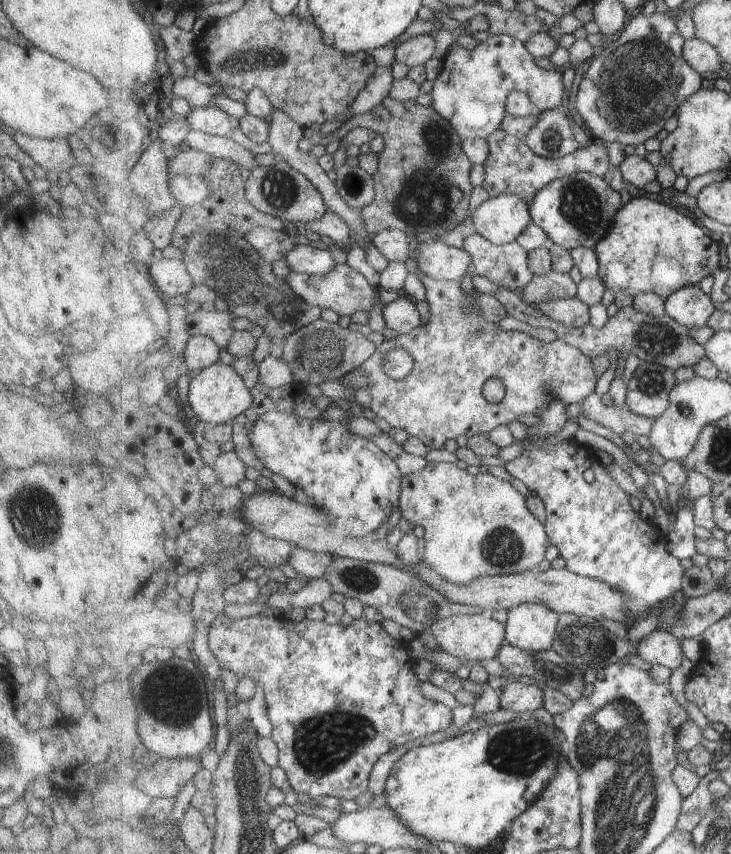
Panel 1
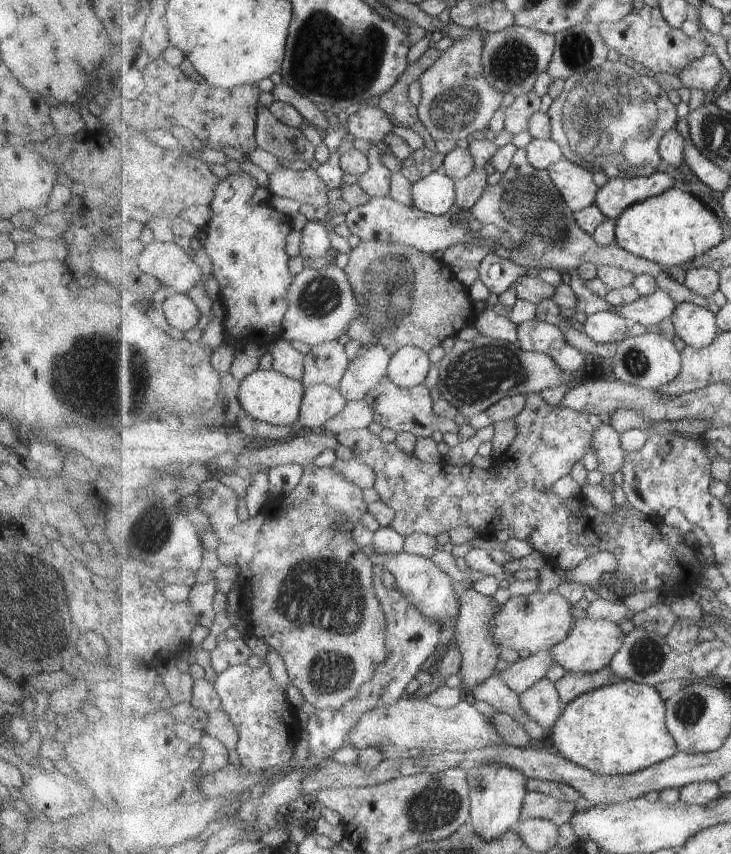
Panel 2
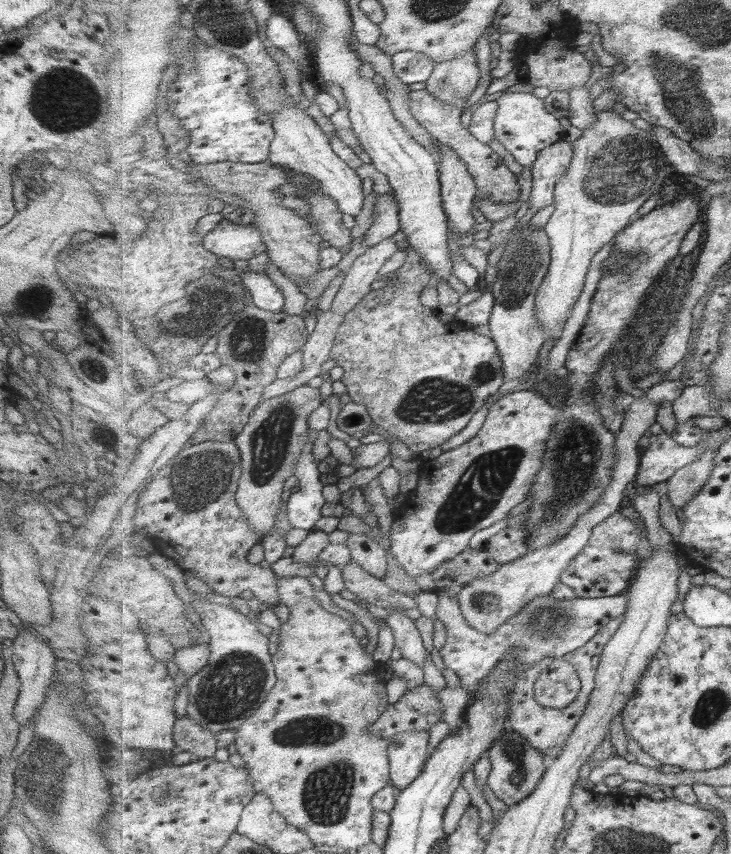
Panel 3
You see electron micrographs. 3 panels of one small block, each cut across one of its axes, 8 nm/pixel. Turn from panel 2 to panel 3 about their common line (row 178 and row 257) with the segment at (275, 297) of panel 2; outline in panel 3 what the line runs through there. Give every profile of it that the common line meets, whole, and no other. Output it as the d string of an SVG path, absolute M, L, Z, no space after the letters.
M223 220L217 229L206 234L204 245L218 257L249 260L267 250L263 235L253 225L239 225Z

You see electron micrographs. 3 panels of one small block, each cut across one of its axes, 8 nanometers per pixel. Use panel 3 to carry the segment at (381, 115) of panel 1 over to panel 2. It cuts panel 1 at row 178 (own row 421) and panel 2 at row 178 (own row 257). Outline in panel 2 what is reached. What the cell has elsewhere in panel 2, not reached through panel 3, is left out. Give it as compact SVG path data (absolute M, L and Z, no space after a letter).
M423 146L414 151L407 160L401 161L400 172L412 185L440 170L445 157Z

